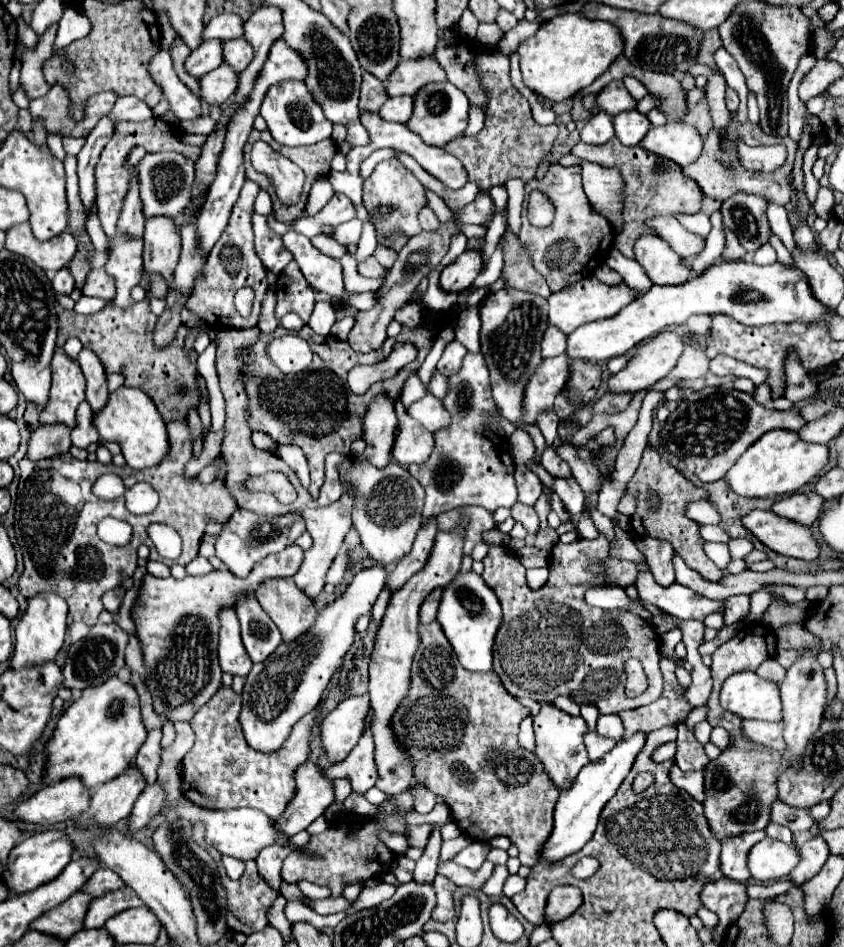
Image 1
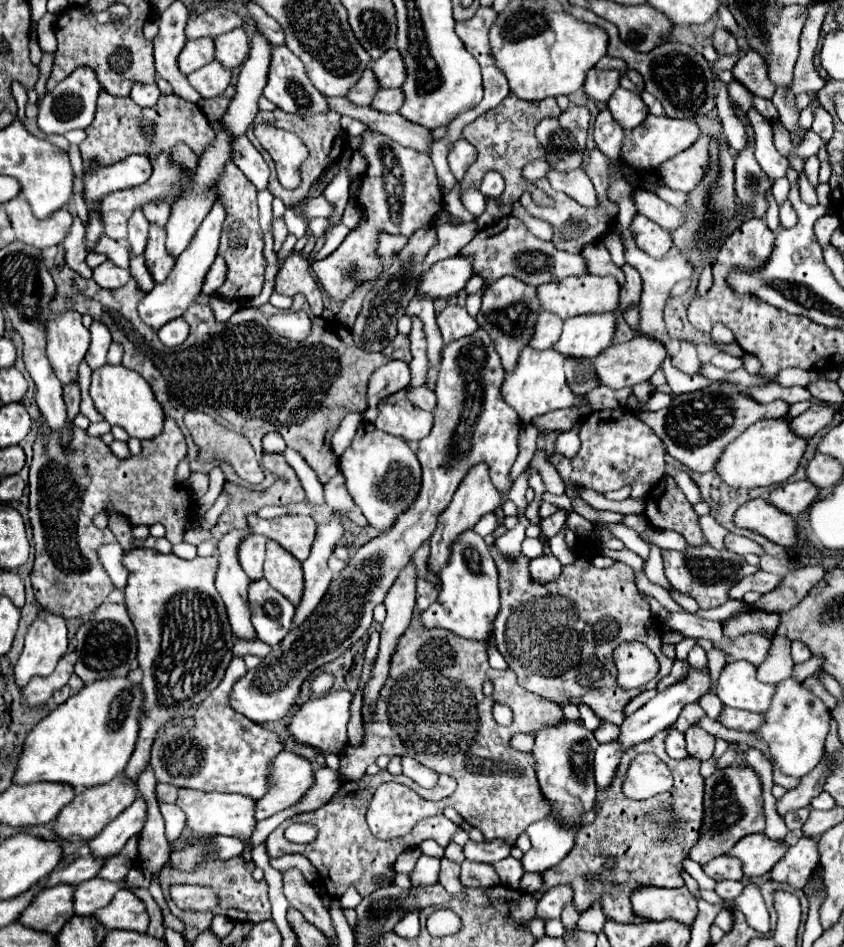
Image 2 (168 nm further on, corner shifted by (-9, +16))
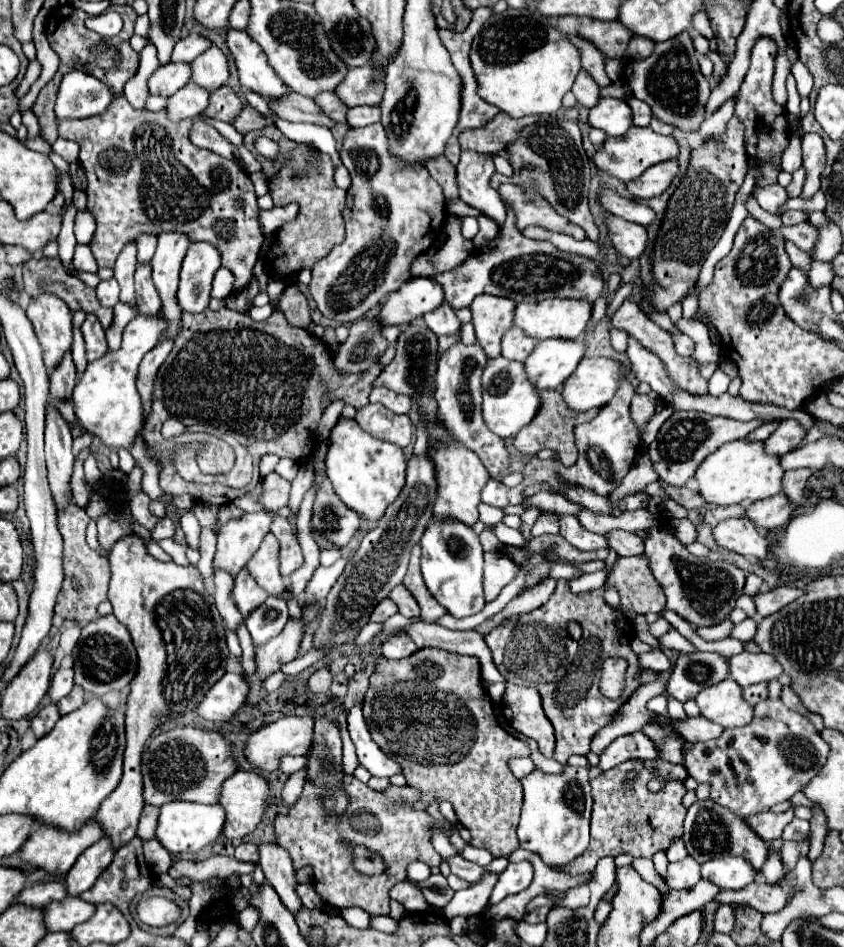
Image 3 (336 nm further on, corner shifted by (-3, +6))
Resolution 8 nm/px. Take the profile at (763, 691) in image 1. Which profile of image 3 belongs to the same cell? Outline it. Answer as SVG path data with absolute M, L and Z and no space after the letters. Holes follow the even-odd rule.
M732 678L704 688L694 700L700 708L700 716L710 718L722 728L746 726L754 710L748 702L742 702L742 688Z

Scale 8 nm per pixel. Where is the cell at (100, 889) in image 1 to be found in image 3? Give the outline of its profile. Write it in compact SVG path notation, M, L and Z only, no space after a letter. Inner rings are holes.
M44 882L44 884L34 884L30 888L24 888L14 902L40 910L40 908L48 906L52 900L62 900L66 896L68 894L66 894L66 888L62 882Z

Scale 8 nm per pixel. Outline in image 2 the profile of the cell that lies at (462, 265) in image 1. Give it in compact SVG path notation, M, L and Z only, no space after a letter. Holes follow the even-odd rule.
M454 256L436 262L420 280L418 294L428 294L432 300L456 296L472 276L472 256Z

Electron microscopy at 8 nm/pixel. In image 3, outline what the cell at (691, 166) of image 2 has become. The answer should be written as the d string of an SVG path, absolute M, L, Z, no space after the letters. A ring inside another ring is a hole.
M676 160L654 164L640 178L626 182L626 190L632 194L632 198L654 198L670 186L676 172L678 172Z

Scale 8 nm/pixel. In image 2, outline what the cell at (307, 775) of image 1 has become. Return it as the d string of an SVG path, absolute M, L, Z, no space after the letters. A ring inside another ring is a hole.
M282 752L276 758L276 774L272 774L272 792L256 802L256 818L270 818L286 808L296 806L304 794L314 786L314 768L310 760L294 754Z

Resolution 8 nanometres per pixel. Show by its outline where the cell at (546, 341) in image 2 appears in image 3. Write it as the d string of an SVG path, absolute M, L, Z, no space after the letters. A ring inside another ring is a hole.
M516 326L508 328L506 334L502 336L502 356L508 360L526 360L526 354L530 354L530 348L534 348L536 342L532 338L526 338L526 334L522 334L522 330L518 330Z

